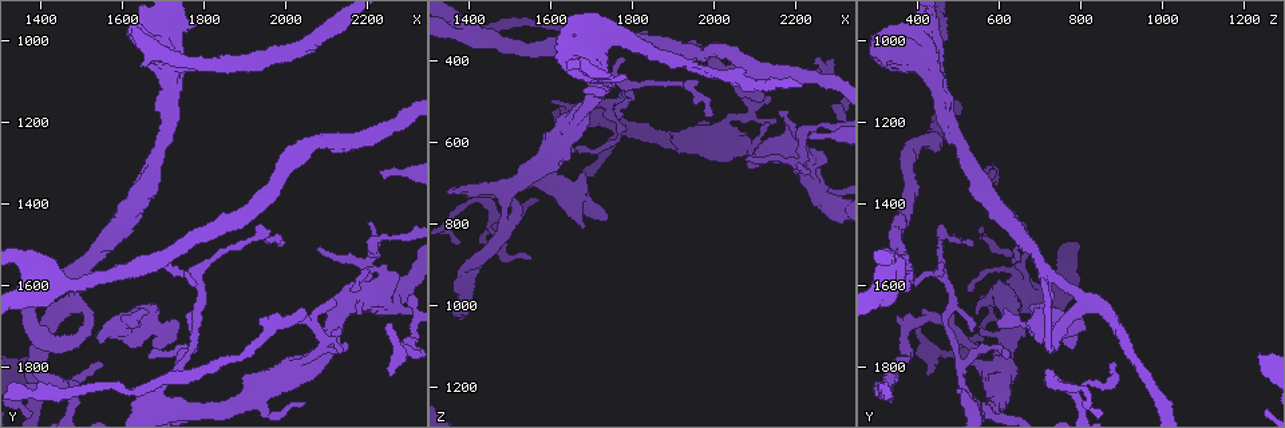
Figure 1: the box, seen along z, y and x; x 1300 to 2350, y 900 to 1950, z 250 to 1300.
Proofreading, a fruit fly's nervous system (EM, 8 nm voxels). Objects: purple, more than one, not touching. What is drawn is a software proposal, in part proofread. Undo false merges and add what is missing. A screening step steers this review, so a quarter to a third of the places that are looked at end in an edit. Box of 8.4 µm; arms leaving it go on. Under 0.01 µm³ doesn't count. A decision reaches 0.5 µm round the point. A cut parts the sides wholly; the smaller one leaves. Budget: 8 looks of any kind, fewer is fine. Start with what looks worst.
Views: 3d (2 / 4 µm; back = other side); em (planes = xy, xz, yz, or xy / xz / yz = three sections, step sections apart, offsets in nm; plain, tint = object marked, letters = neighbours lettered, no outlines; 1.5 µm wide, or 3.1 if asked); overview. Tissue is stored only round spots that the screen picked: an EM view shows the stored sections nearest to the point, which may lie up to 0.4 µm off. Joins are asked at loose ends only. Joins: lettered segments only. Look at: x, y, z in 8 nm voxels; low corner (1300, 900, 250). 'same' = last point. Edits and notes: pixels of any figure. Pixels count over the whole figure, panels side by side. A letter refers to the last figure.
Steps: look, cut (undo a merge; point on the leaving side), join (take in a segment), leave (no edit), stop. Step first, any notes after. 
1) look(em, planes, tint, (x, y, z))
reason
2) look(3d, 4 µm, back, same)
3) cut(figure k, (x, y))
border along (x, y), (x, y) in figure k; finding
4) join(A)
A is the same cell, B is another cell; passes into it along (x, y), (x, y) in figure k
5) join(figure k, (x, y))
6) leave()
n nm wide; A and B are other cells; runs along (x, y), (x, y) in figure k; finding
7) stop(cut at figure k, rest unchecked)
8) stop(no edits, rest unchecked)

look(3d, 2 µm, (1680, 1715, 815))
free end

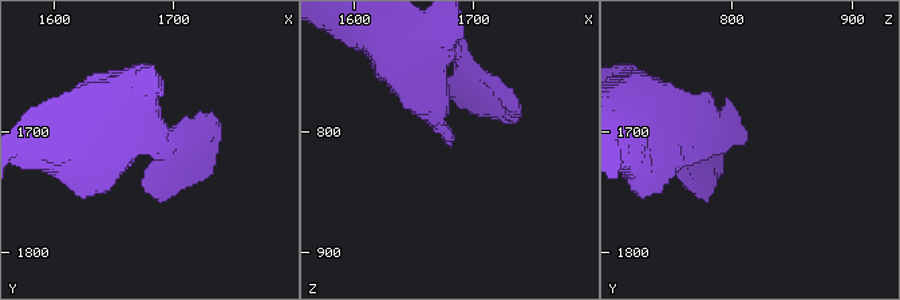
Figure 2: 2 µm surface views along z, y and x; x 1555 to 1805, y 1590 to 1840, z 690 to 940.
look(em, planes, letters, (1682, 1706, 812))
shape alone is not enough

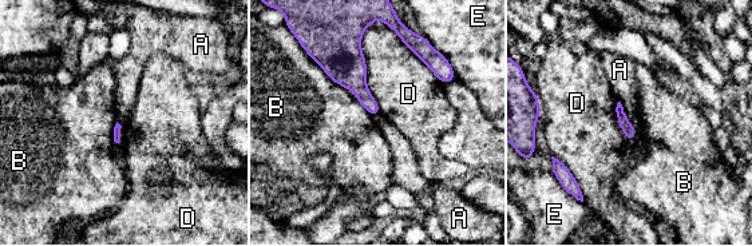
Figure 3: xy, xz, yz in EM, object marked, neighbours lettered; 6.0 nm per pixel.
leave()
A, B, D and E are other cells; no lettered segment goes on from it

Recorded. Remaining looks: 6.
look(em, yz, step 4, letters, (1610, 985, 375))
thick end

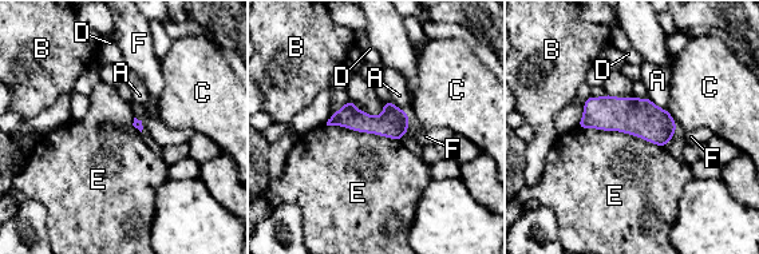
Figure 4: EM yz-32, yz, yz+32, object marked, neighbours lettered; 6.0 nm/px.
look(em, planes, letters, same)
another direction

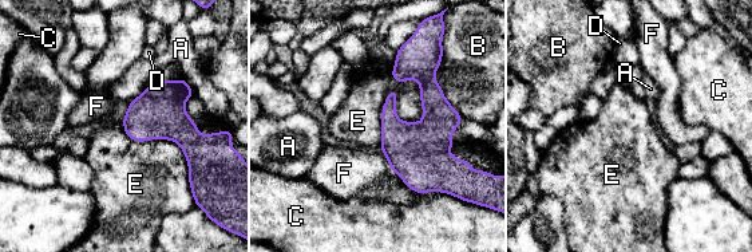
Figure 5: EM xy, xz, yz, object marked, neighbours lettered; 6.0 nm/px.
leave()
A, B, C, D, E and F are other cells; border along (394, 66), (379, 148) in figure 5; none of them fits

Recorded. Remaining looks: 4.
look(em, planes, plain, (2260, 1820, 420))
free end

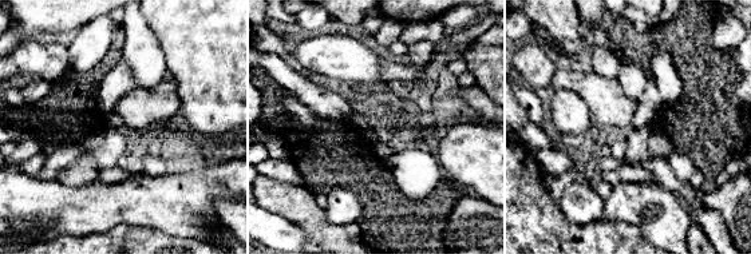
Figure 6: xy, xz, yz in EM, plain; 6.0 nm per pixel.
look(em, planes, letters, same)
what lies round it

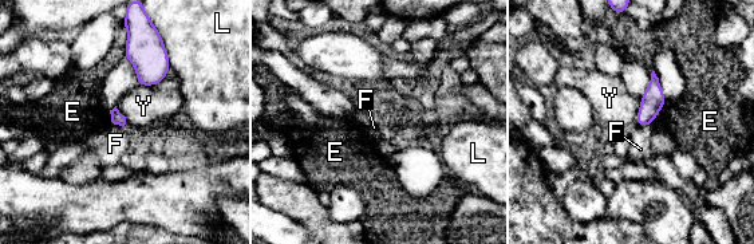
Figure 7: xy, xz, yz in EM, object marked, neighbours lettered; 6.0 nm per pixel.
leave()
E, F, L and Y are other cells; border along (166, 77), (154, 85), (137, 86) in figure 7; none of them fits

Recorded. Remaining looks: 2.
stop(no edits, rest unchecked)

